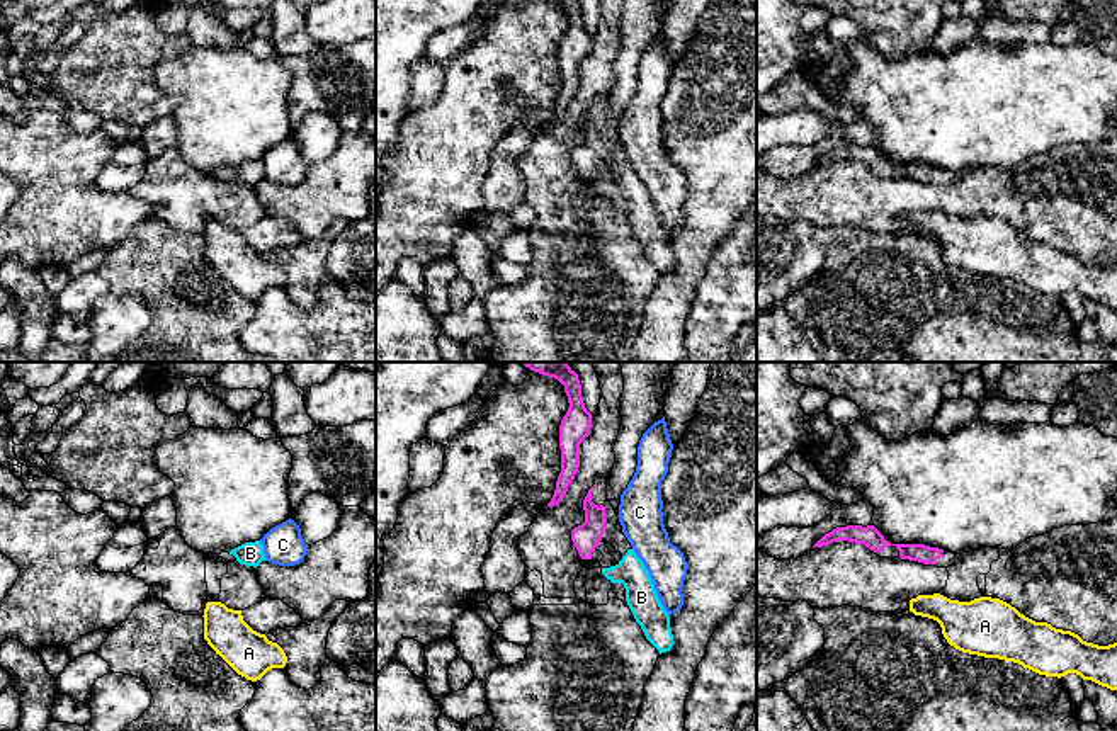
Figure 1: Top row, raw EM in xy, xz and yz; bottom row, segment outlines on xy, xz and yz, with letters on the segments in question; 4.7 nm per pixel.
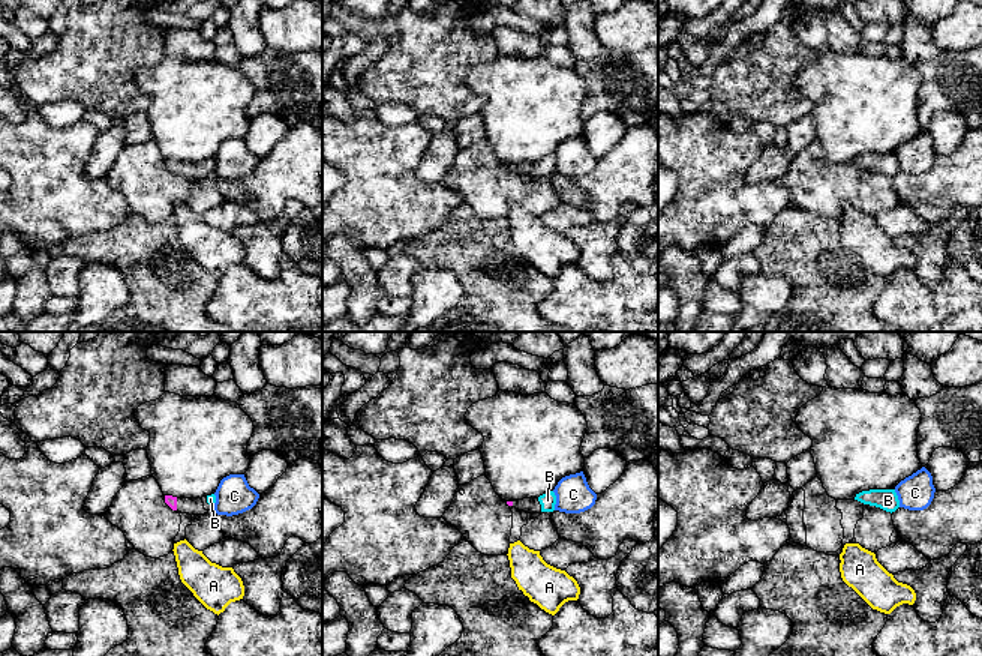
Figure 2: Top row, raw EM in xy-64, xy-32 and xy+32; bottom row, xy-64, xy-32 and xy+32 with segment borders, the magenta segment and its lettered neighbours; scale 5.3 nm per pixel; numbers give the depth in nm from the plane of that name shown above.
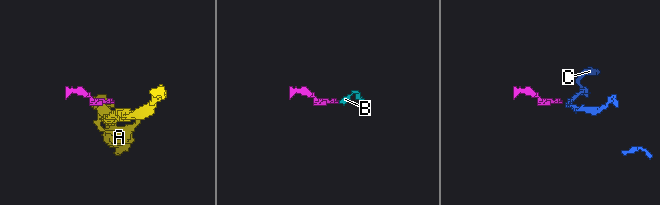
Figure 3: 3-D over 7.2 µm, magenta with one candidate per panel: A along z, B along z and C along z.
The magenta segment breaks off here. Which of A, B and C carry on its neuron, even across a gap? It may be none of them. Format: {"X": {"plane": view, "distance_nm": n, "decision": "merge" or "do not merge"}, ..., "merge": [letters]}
{"A": {"plane": "yz", "distance_nm": 140, "decision": "do not merge"}, "B": {"plane": "xz", "distance_nm": 70, "decision": "merge"}, "C": {"plane": "xz", "distance_nm": 60, "decision": "do not merge"}, "merge": ["B"]}

